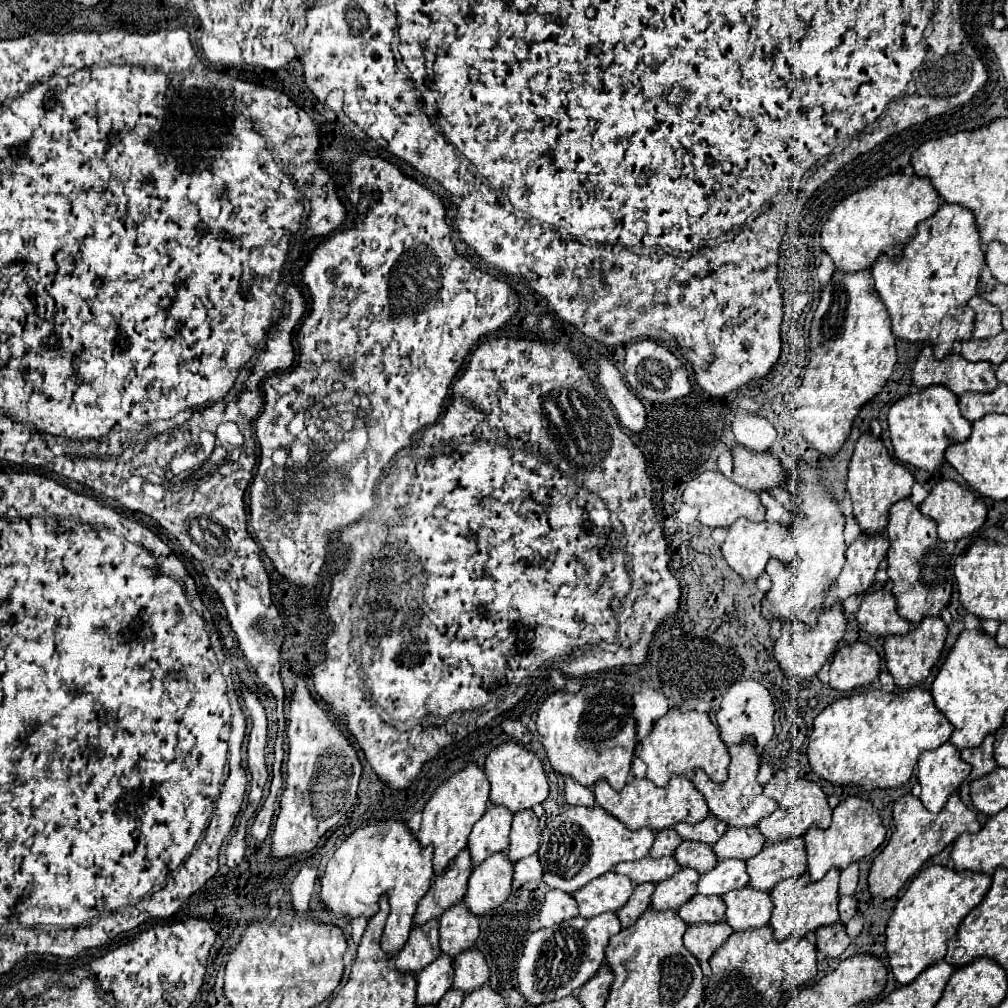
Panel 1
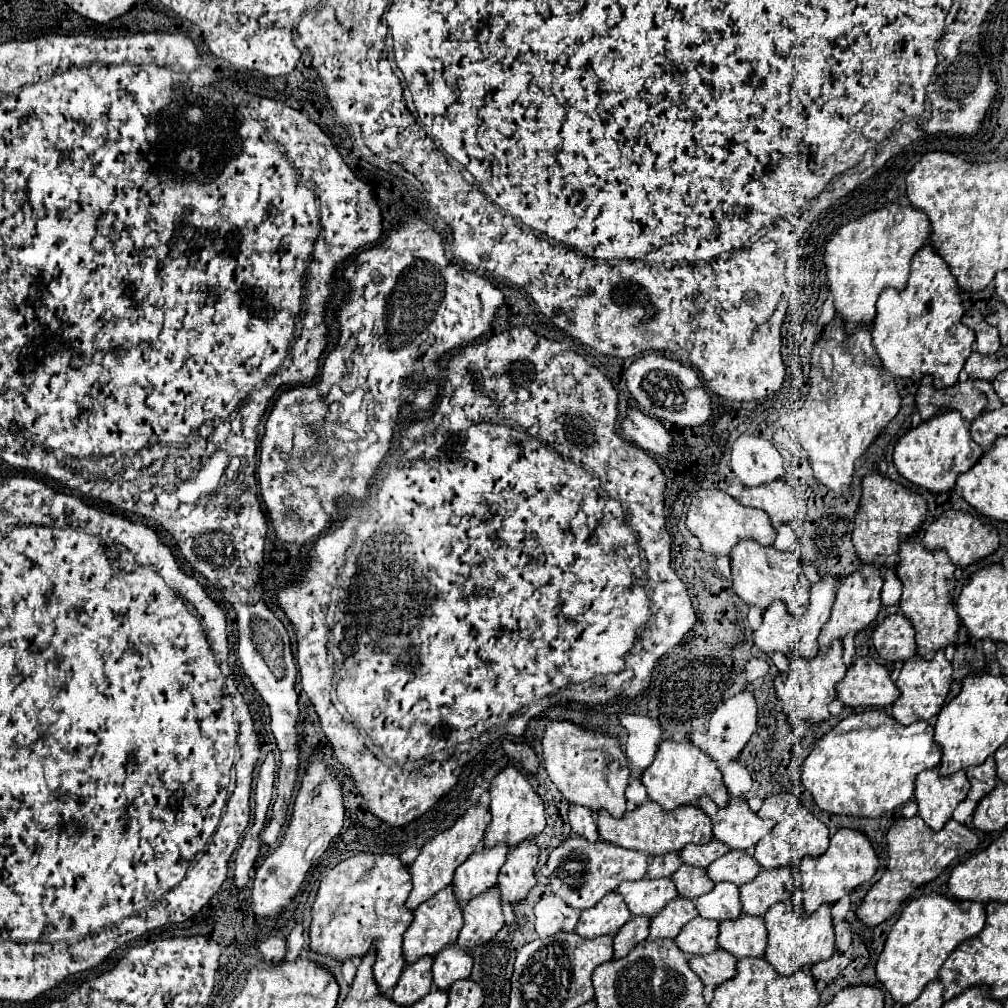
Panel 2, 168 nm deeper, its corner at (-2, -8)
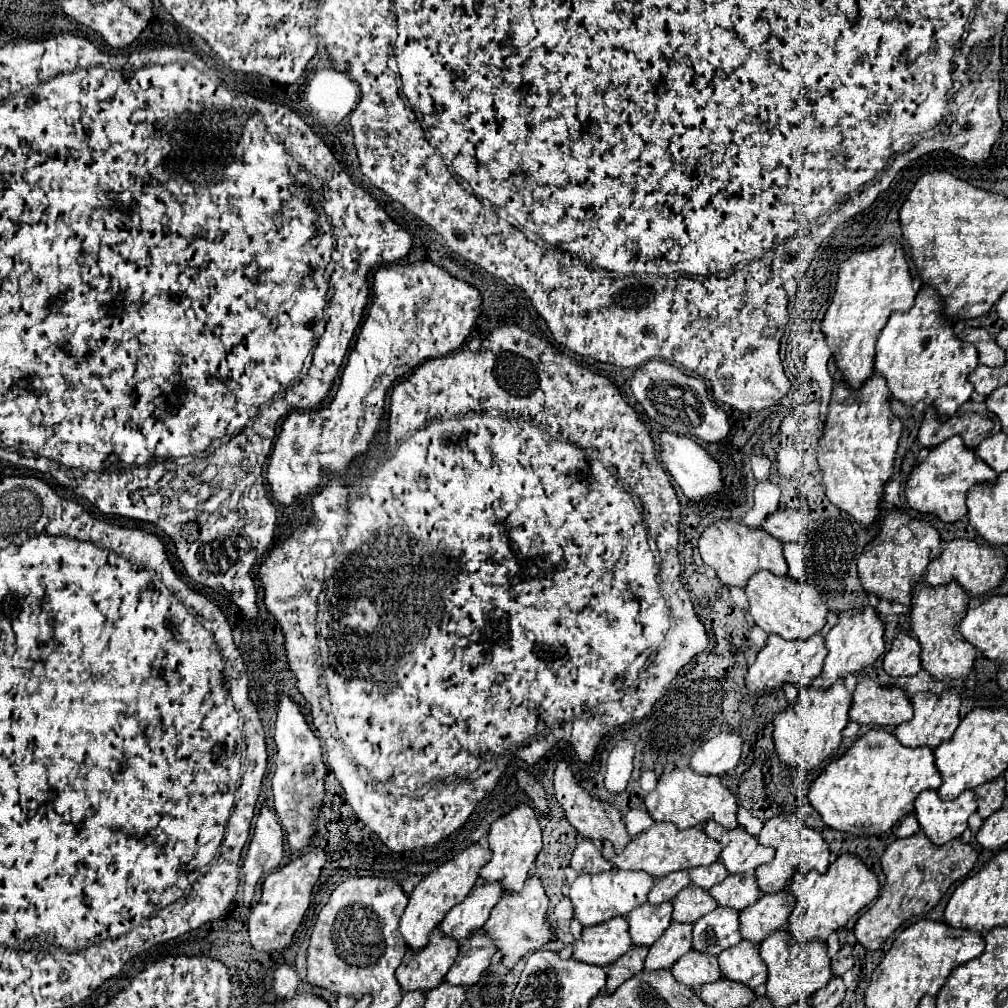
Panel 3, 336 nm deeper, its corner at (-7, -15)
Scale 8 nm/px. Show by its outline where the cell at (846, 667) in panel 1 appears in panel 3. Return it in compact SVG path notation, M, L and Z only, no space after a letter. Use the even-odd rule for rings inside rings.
M863 678L853 694L849 720L869 726L899 726L913 718L913 706L899 688Z

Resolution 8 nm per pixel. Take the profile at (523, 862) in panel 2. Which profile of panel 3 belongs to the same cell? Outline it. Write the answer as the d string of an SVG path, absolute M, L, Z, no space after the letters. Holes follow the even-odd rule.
M537 876L527 878L527 884L523 886L523 890L515 892L515 896L501 896L497 906L491 910L491 916L485 922L483 930L493 940L495 948L501 952L501 962L507 970L513 970L517 960L523 958L527 952L539 950L547 942L555 940L551 924L547 920L547 910L549 910L549 898Z

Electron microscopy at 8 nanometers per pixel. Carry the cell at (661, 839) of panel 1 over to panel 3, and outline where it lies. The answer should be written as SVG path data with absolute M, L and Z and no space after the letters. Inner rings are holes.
M673 872L671 876L665 876L663 880L657 880L653 890L649 892L649 904L663 904L671 902L685 886L689 886L689 874L687 872Z

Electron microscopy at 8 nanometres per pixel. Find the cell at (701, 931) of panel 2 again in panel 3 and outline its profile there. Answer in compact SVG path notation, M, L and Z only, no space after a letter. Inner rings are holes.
M689 952L687 956L681 956L675 962L675 966L671 968L671 974L679 984L683 984L691 990L701 988L703 984L717 982L721 978L717 958L703 956L699 952Z

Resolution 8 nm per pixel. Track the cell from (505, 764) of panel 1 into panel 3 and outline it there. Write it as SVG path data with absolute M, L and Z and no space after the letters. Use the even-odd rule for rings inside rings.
M525 804L513 808L513 812L501 816L497 822L493 822L487 842L491 848L491 860L479 872L481 882L487 882L487 884L499 882L505 892L521 890L523 882L529 876L531 864L535 862L535 858L541 850L541 826L537 822L537 814Z

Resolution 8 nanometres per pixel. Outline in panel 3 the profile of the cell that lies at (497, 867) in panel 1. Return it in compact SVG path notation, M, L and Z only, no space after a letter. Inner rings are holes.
M483 930L475 932L475 936L471 938L473 940L467 940L467 944L461 944L455 962L445 976L451 986L467 988L477 984L495 954L495 948L491 948L491 940L483 936Z

